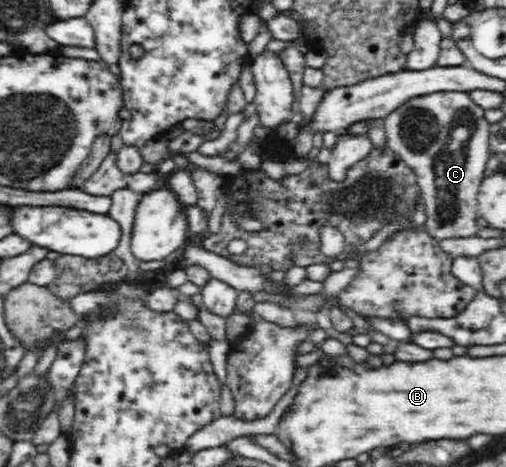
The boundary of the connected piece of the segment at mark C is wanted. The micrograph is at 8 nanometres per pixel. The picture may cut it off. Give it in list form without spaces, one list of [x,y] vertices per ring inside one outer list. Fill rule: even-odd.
[[[435,91],[429,95],[413,97],[393,113],[384,118],[385,137],[392,149],[410,167],[419,184],[422,202],[426,207],[426,221],[422,227],[433,239],[457,239],[457,237],[477,237],[479,216],[477,195],[479,185],[486,177],[485,163],[489,157],[490,123],[485,120],[484,109],[473,98],[462,91]]]

